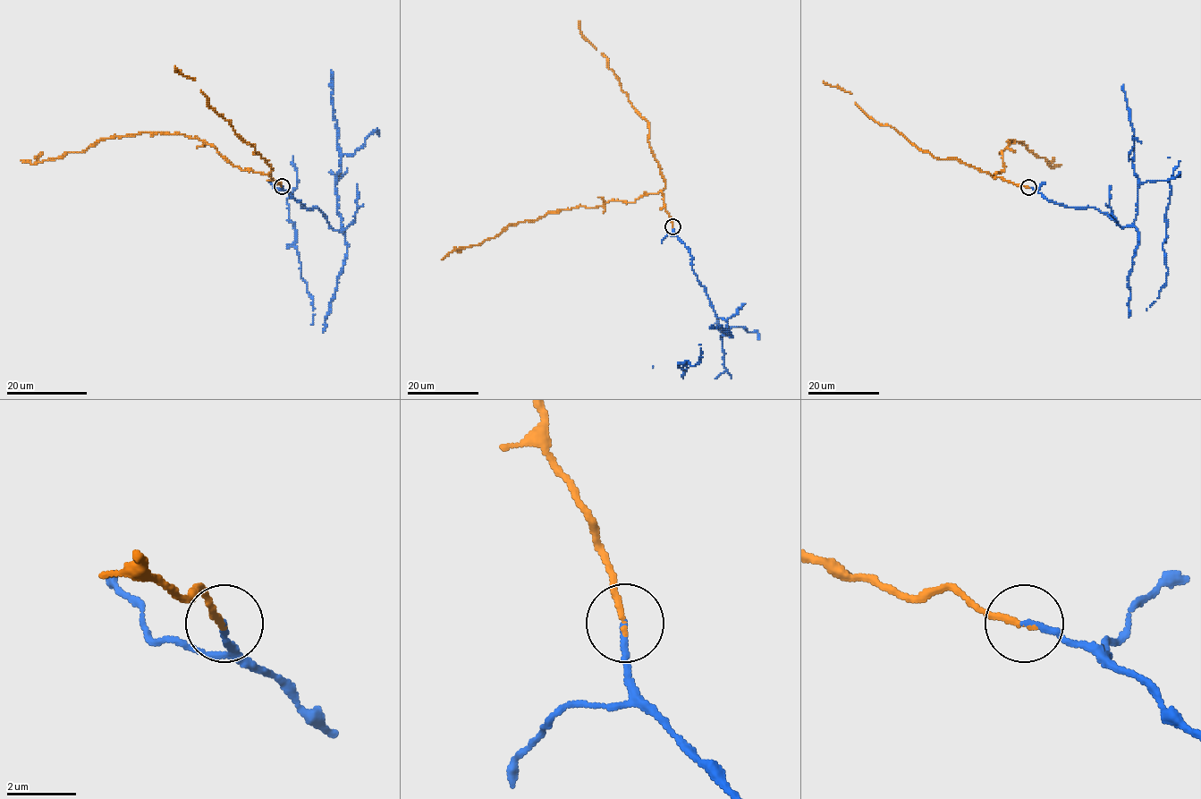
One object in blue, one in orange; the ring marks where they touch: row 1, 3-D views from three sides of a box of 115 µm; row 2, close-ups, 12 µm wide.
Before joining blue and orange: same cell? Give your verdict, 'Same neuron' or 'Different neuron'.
Same neuron

